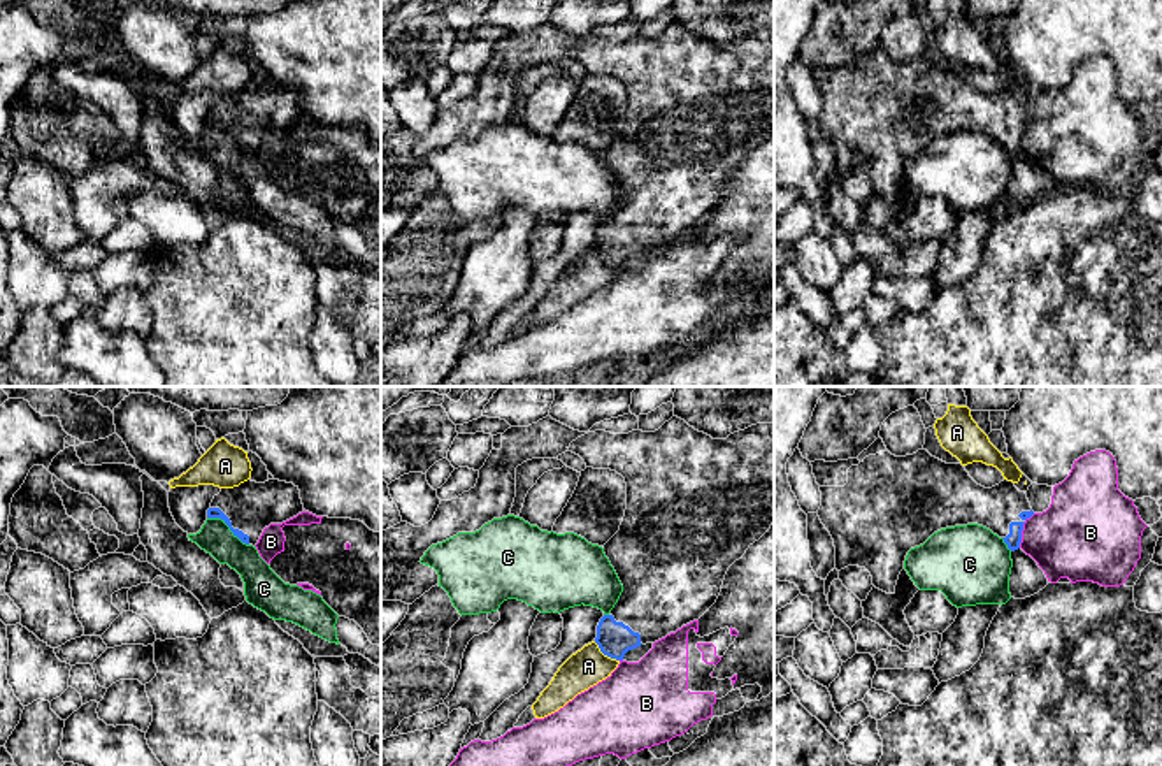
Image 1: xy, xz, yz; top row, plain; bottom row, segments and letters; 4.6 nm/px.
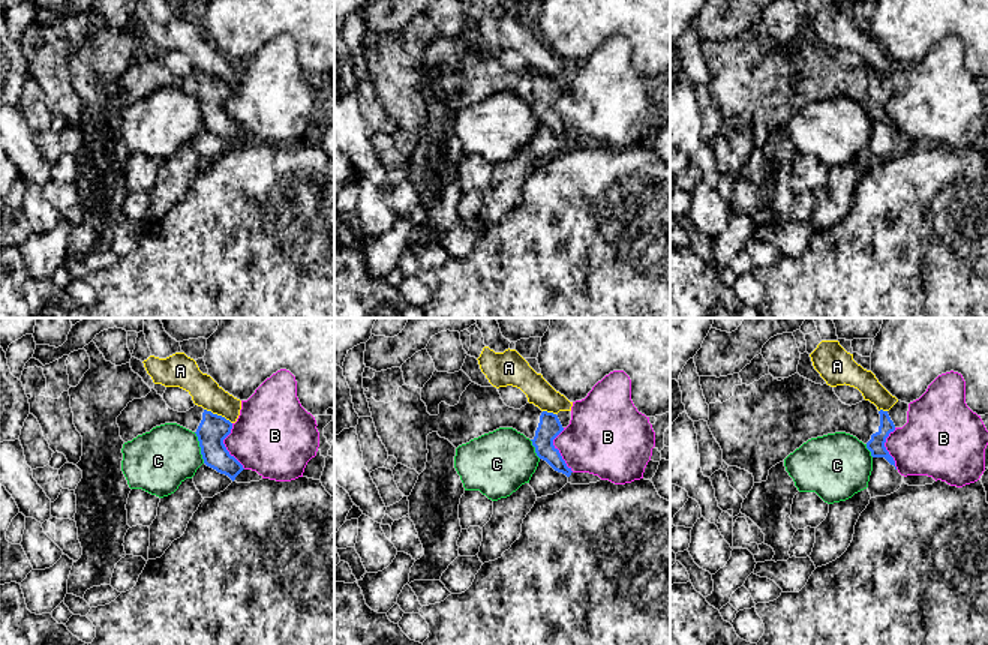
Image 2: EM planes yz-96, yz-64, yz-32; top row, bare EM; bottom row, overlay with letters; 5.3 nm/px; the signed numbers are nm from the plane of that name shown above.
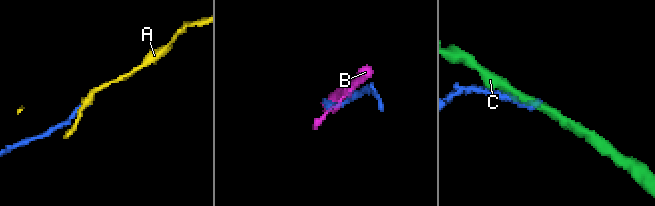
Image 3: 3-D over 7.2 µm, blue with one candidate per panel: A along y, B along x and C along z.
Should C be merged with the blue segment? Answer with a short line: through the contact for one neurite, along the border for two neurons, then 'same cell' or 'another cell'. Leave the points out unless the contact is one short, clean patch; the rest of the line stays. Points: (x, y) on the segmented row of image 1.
line xy (208, 517), (218, 517), (248, 545); another cell

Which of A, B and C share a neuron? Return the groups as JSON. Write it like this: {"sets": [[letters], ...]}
{"sets": [["A"], ["B"], ["C"]]}

